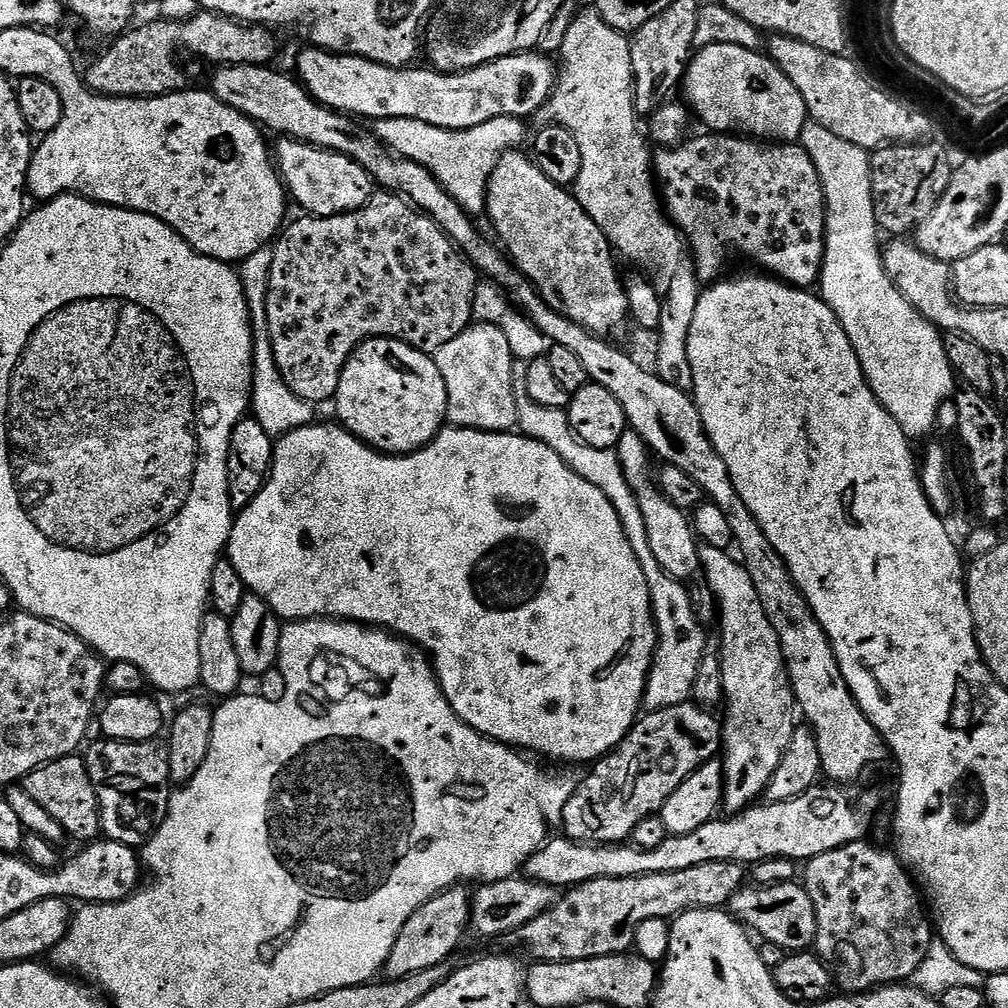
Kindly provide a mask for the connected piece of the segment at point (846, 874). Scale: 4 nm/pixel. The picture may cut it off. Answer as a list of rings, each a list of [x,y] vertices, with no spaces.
[[[867,839],[855,840],[846,846],[838,846],[838,850],[826,850],[826,854],[818,854],[818,858],[807,861],[802,868],[802,887],[806,890],[810,902],[814,902],[814,914],[818,922],[814,951],[832,972],[835,987],[840,988],[839,991],[844,994],[870,992],[874,988],[884,988],[887,984],[902,984],[911,981],[912,975],[918,970],[918,966],[922,966],[922,958],[926,958],[926,954],[934,942],[933,921],[926,911],[921,889],[914,883],[908,869],[900,863],[900,858],[895,851],[888,849],[887,852],[884,848],[875,848],[874,845],[868,843]]]

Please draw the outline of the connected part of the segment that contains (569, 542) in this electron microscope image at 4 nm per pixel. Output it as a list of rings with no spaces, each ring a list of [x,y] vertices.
[[[313,422],[313,423],[310,423],[310,424],[307,424],[307,426],[306,426],[306,427],[304,427],[304,428],[296,428],[296,429],[295,429],[295,430],[294,430],[294,431],[292,431],[292,432],[287,432],[287,433],[286,433],[286,434],[285,434],[285,435],[284,435],[284,436],[281,436],[281,437],[279,437],[279,439],[277,439],[277,440],[276,440],[276,441],[275,441],[275,444],[274,444],[274,447],[273,447],[273,450],[272,450],[272,470],[271,470],[271,472],[269,472],[269,474],[268,474],[268,481],[267,481],[267,482],[266,482],[266,483],[264,483],[264,485],[263,485],[263,486],[262,486],[262,490],[261,490],[261,491],[260,491],[260,493],[259,493],[259,494],[257,494],[257,496],[256,496],[256,497],[255,497],[255,498],[254,498],[254,502],[250,502],[250,506],[246,506],[246,507],[245,507],[245,508],[241,508],[241,509],[239,509],[239,512],[238,512],[238,515],[237,515],[237,516],[236,516],[236,517],[235,517],[235,519],[233,519],[233,521],[232,521],[232,533],[231,533],[231,534],[230,534],[230,538],[229,538],[229,539],[228,539],[228,546],[227,546],[227,549],[226,549],[226,556],[227,556],[227,559],[229,559],[229,560],[231,560],[231,562],[232,562],[232,565],[233,565],[233,566],[234,566],[234,568],[235,568],[235,569],[236,569],[236,570],[238,570],[238,574],[242,574],[242,582],[243,582],[243,583],[244,583],[244,587],[245,587],[245,589],[247,589],[247,591],[248,591],[248,592],[249,592],[249,593],[252,593],[252,594],[255,594],[255,595],[257,595],[257,596],[260,596],[260,597],[262,597],[262,598],[263,598],[263,599],[264,599],[264,600],[265,600],[265,601],[266,601],[266,602],[267,602],[267,603],[268,603],[268,604],[269,604],[269,605],[270,605],[270,606],[271,606],[271,608],[273,608],[273,609],[274,609],[274,610],[275,610],[275,612],[276,612],[276,614],[277,614],[277,616],[279,616],[279,617],[280,617],[280,619],[281,619],[281,621],[284,621],[284,622],[291,622],[291,621],[293,621],[293,620],[314,620],[314,619],[317,619],[317,618],[335,618],[335,619],[338,619],[338,620],[347,620],[347,621],[349,621],[349,622],[355,622],[355,623],[357,623],[357,624],[363,624],[363,625],[365,625],[365,626],[375,626],[375,627],[377,627],[377,628],[379,628],[379,629],[381,629],[381,630],[387,630],[387,631],[389,631],[389,632],[391,632],[391,633],[393,633],[393,634],[395,634],[395,635],[397,635],[397,636],[402,636],[402,637],[405,637],[405,638],[407,638],[407,639],[409,639],[409,640],[411,640],[411,641],[412,641],[412,643],[413,643],[413,644],[419,644],[419,645],[420,645],[420,647],[421,647],[421,649],[423,649],[423,651],[424,651],[424,652],[425,652],[425,653],[427,653],[427,655],[428,655],[428,656],[429,656],[429,657],[430,657],[430,663],[431,663],[431,665],[432,665],[432,667],[433,667],[433,668],[435,668],[435,670],[436,670],[436,679],[437,679],[437,680],[439,680],[439,682],[440,682],[440,688],[441,688],[441,690],[442,690],[442,691],[444,691],[444,697],[445,697],[445,698],[446,698],[446,699],[447,699],[447,700],[448,700],[448,701],[449,701],[449,702],[450,702],[450,706],[451,706],[451,707],[452,707],[452,709],[453,709],[453,710],[454,710],[454,714],[458,714],[458,718],[462,718],[462,722],[466,722],[466,723],[467,723],[467,724],[468,724],[468,725],[469,725],[469,726],[470,726],[470,727],[471,727],[471,728],[472,728],[472,729],[473,729],[473,730],[475,730],[475,732],[480,732],[480,733],[481,733],[481,734],[482,734],[482,735],[483,735],[483,736],[489,736],[489,737],[490,737],[490,738],[491,738],[491,740],[496,740],[496,741],[497,741],[497,742],[498,742],[498,743],[500,743],[500,744],[507,744],[507,745],[508,745],[508,747],[510,747],[510,748],[515,748],[515,749],[517,749],[517,750],[523,750],[523,751],[524,751],[524,752],[525,752],[525,753],[528,753],[528,754],[535,754],[535,755],[536,755],[536,756],[537,756],[537,757],[540,757],[540,756],[549,756],[549,758],[550,758],[550,759],[552,759],[552,760],[561,760],[561,762],[562,762],[562,763],[564,763],[564,764],[585,764],[585,766],[588,766],[588,765],[591,765],[591,764],[592,764],[592,763],[593,763],[593,762],[595,762],[595,761],[597,761],[597,760],[599,760],[599,759],[600,759],[600,757],[601,757],[601,756],[607,756],[607,755],[608,755],[608,753],[609,753],[609,752],[611,752],[611,751],[612,751],[612,749],[613,749],[613,748],[617,748],[617,746],[619,746],[619,744],[621,744],[621,743],[622,743],[622,741],[624,741],[624,739],[625,739],[625,738],[626,738],[626,734],[627,734],[627,733],[628,733],[628,732],[629,732],[629,730],[631,730],[631,729],[632,729],[632,725],[633,725],[633,724],[635,724],[635,723],[636,723],[636,721],[637,721],[637,719],[638,719],[638,717],[639,717],[639,716],[640,716],[640,715],[641,715],[641,712],[642,712],[642,705],[643,705],[643,702],[644,702],[644,691],[645,691],[645,690],[646,690],[646,686],[647,686],[647,685],[648,685],[648,672],[649,672],[649,671],[650,671],[650,670],[651,670],[651,668],[652,668],[652,656],[653,656],[653,655],[654,655],[654,653],[655,653],[655,652],[656,652],[656,642],[657,642],[657,639],[658,639],[658,637],[657,637],[657,634],[656,634],[656,616],[655,616],[655,615],[654,615],[654,614],[653,614],[653,613],[652,613],[652,599],[651,599],[651,598],[650,598],[650,586],[649,586],[649,585],[648,585],[648,583],[647,583],[647,582],[646,582],[646,574],[645,574],[645,573],[644,573],[644,571],[643,571],[643,570],[642,570],[642,562],[638,562],[638,554],[634,554],[634,546],[630,546],[630,542],[629,542],[629,541],[628,541],[628,539],[627,539],[627,538],[626,538],[626,530],[622,530],[622,522],[621,522],[621,521],[620,521],[620,519],[619,519],[619,518],[618,518],[618,514],[617,514],[617,513],[616,513],[616,511],[615,511],[615,510],[614,510],[614,506],[613,506],[613,505],[612,505],[612,503],[611,503],[611,502],[610,502],[610,498],[606,498],[606,494],[602,494],[602,490],[598,490],[598,486],[594,486],[594,485],[593,485],[593,484],[591,484],[591,483],[590,483],[590,482],[586,482],[586,478],[582,478],[582,477],[581,477],[581,476],[580,476],[580,475],[578,475],[578,474],[577,474],[577,473],[576,473],[576,472],[575,472],[575,471],[574,471],[574,470],[573,470],[573,468],[571,468],[571,467],[570,467],[570,466],[566,466],[566,462],[562,462],[562,458],[558,458],[558,454],[554,454],[554,450],[550,450],[550,446],[546,446],[546,445],[545,445],[545,444],[543,444],[543,443],[542,443],[542,442],[538,442],[538,441],[537,441],[537,440],[532,440],[532,439],[530,439],[530,437],[528,437],[528,436],[526,436],[526,435],[523,435],[523,434],[513,434],[513,433],[512,433],[512,432],[511,432],[511,431],[507,431],[507,432],[479,432],[479,431],[478,431],[478,430],[477,430],[477,428],[457,428],[457,427],[455,427],[455,426],[445,426],[445,427],[443,427],[443,428],[441,428],[441,429],[440,429],[440,432],[439,432],[439,434],[437,434],[437,436],[436,436],[436,437],[434,437],[434,439],[432,439],[432,440],[431,440],[431,442],[430,442],[430,443],[428,443],[428,444],[425,444],[425,445],[424,445],[424,447],[422,447],[422,448],[420,448],[420,449],[418,449],[418,451],[417,451],[417,452],[410,452],[410,453],[407,453],[407,454],[385,454],[385,453],[382,453],[382,452],[378,452],[378,451],[376,451],[376,449],[374,449],[374,448],[372,448],[372,447],[371,447],[371,446],[370,446],[370,445],[368,445],[368,444],[366,444],[366,443],[364,443],[364,441],[362,441],[362,440],[357,440],[357,439],[356,439],[356,436],[355,436],[355,435],[354,435],[354,434],[353,434],[353,433],[352,433],[352,432],[349,432],[349,431],[348,431],[348,429],[347,429],[347,428],[345,428],[345,427],[343,427],[343,426],[341,426],[341,425],[340,425],[340,424],[339,424],[339,423],[336,423],[336,422],[331,422],[331,423],[332,423],[332,424],[319,424],[319,422]]]

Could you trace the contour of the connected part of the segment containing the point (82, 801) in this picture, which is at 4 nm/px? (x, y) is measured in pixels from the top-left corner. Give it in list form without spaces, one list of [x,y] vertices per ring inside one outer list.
[[[83,755],[63,756],[38,770],[34,770],[22,781],[22,786],[26,790],[26,794],[30,794],[30,798],[34,798],[34,802],[38,802],[38,806],[42,806],[42,810],[47,810],[50,813],[50,818],[54,818],[54,822],[63,826],[65,833],[71,839],[73,836],[74,839],[80,840],[79,842],[92,842],[101,835],[100,809],[96,807],[96,791],[90,782],[88,766]]]

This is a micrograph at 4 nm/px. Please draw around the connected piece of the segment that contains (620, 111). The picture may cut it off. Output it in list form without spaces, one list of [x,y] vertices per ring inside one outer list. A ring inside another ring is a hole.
[[[589,10],[578,13],[569,22],[562,38],[562,62],[560,61],[557,85],[547,102],[536,112],[534,122],[537,122],[536,126],[540,128],[559,124],[560,127],[570,130],[577,139],[578,148],[582,153],[582,170],[574,185],[576,201],[580,203],[582,210],[586,210],[586,214],[590,214],[590,218],[594,218],[594,222],[598,222],[602,234],[606,234],[613,249],[628,260],[641,260],[649,268],[647,271],[654,277],[655,283],[663,289],[662,322],[658,333],[660,345],[656,348],[654,371],[666,382],[688,390],[692,388],[688,335],[690,322],[694,322],[694,314],[698,310],[702,285],[696,273],[696,259],[692,257],[688,239],[669,220],[662,207],[658,185],[654,179],[654,156],[651,151],[648,153],[649,141],[646,136],[644,141],[644,136],[636,125],[638,117],[632,97],[631,49],[629,37],[614,30],[600,17],[599,12]]]

